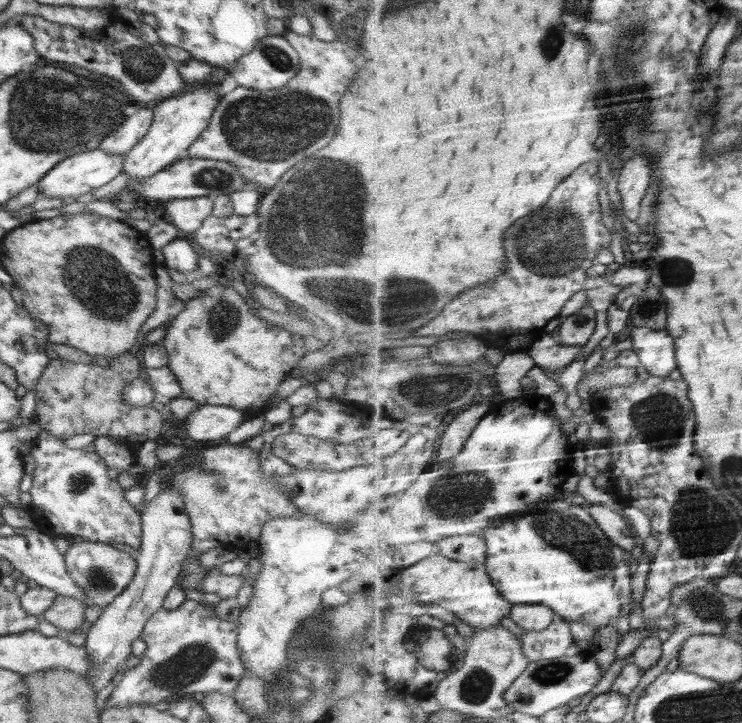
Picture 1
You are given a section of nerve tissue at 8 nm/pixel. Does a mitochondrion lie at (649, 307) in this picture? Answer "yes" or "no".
yes

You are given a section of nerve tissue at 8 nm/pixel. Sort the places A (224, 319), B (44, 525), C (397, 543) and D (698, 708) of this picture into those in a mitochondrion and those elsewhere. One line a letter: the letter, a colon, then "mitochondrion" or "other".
A: mitochondrion
B: other
C: other
D: mitochondrion

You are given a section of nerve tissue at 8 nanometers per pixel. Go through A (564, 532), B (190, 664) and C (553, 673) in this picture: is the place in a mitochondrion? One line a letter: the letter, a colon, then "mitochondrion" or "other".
A: mitochondrion
B: mitochondrion
C: mitochondrion

